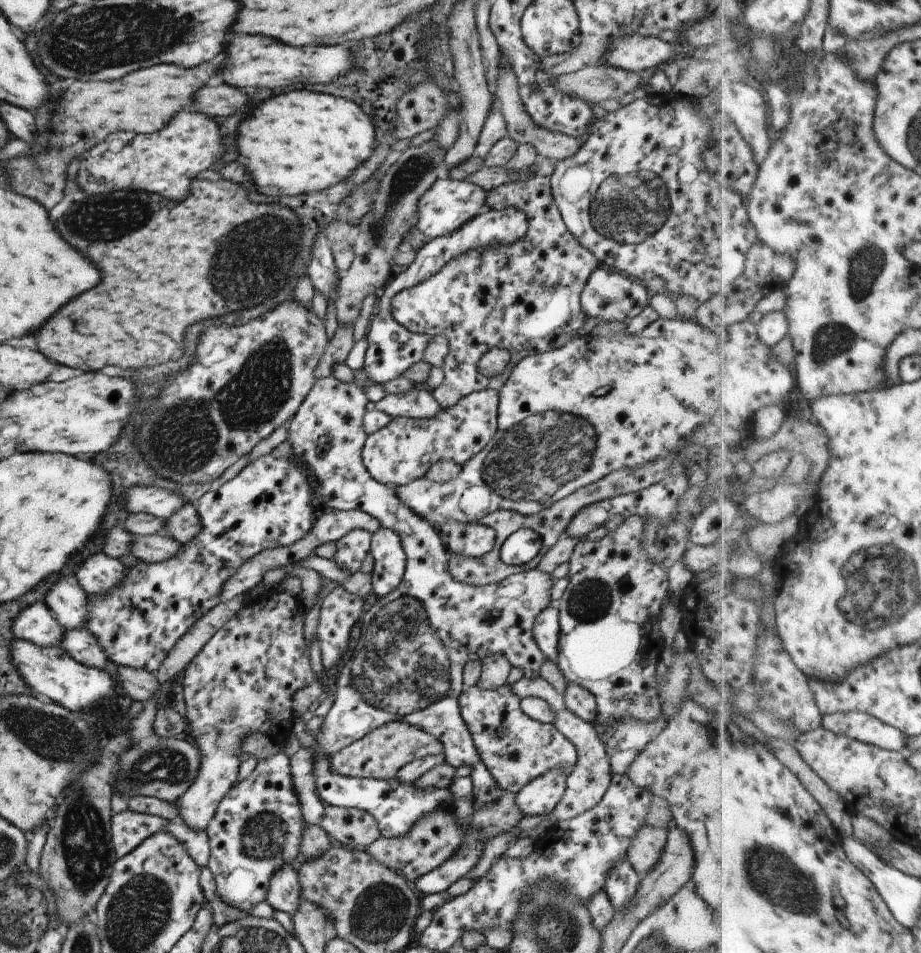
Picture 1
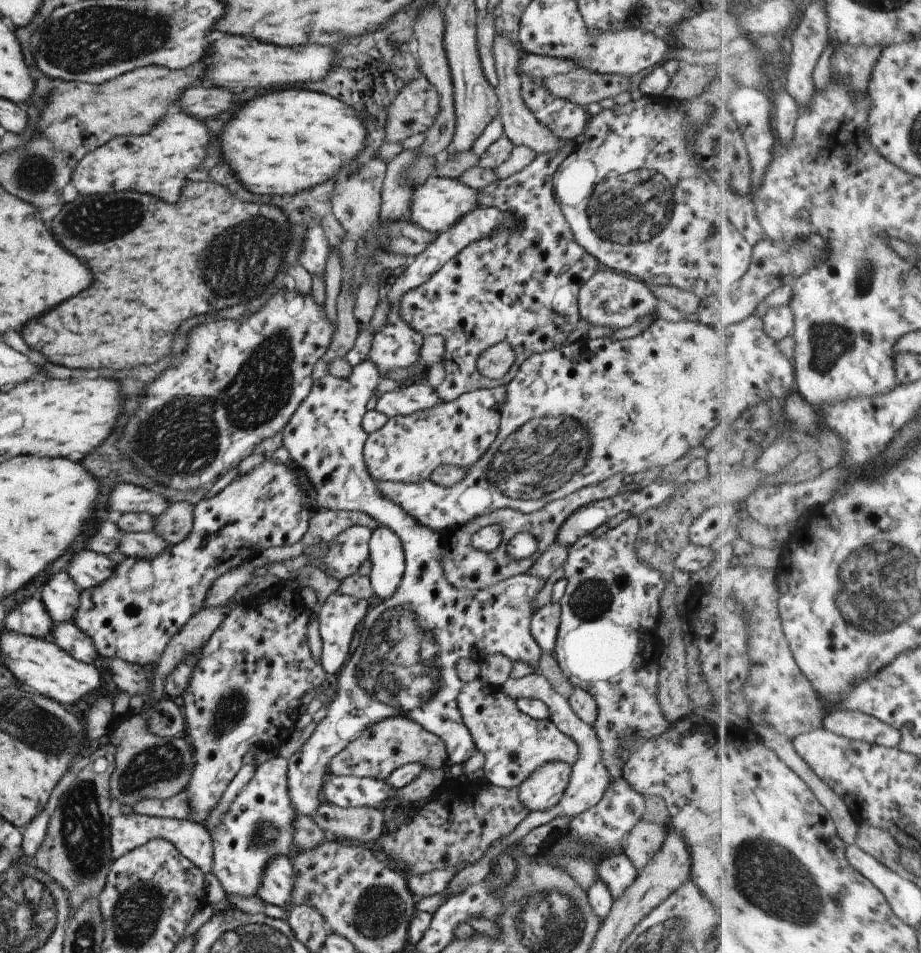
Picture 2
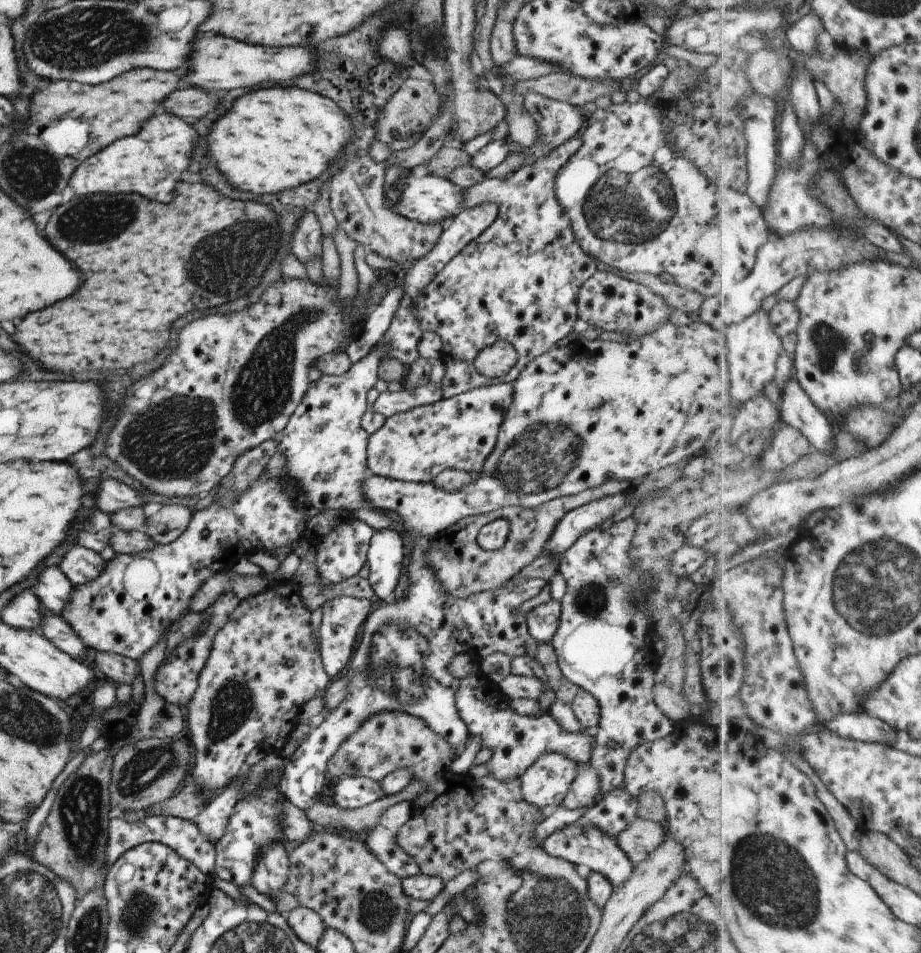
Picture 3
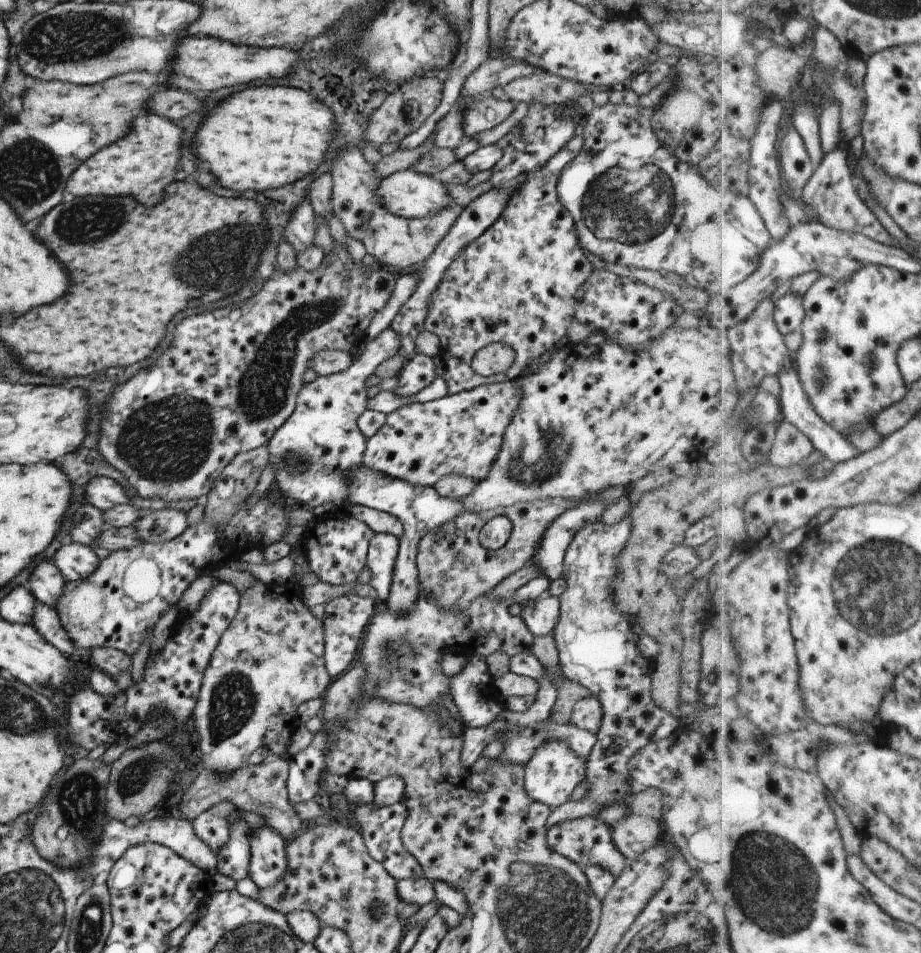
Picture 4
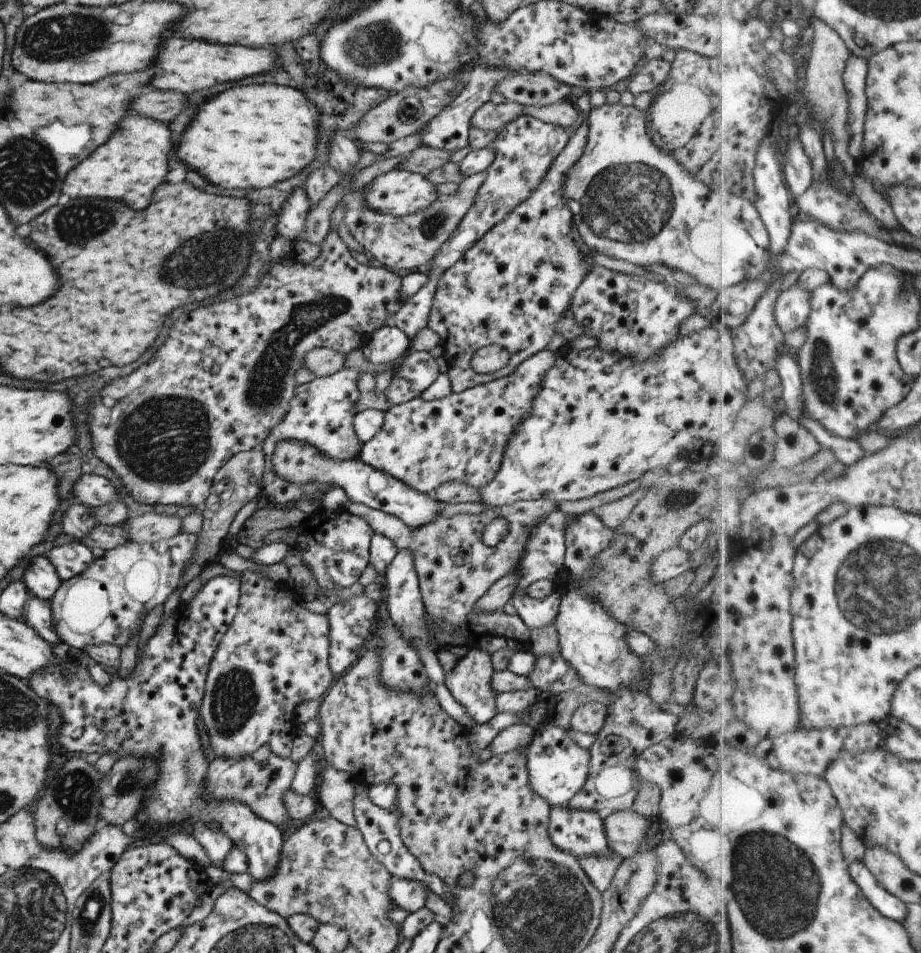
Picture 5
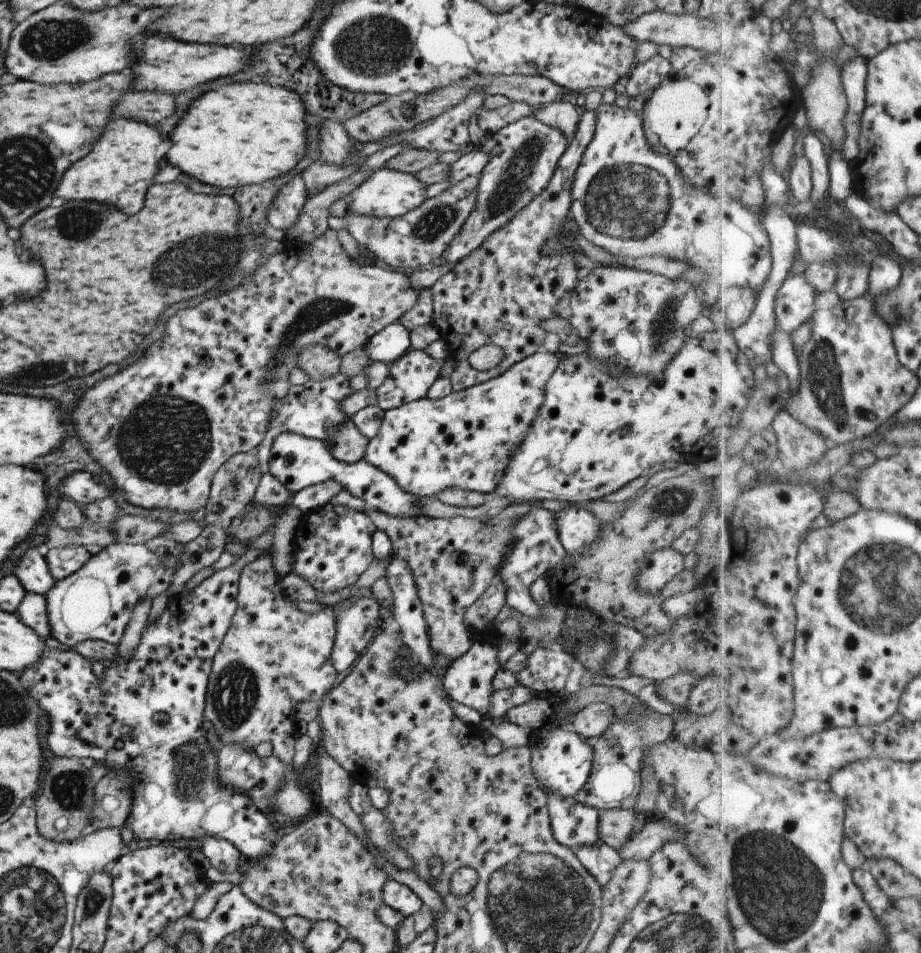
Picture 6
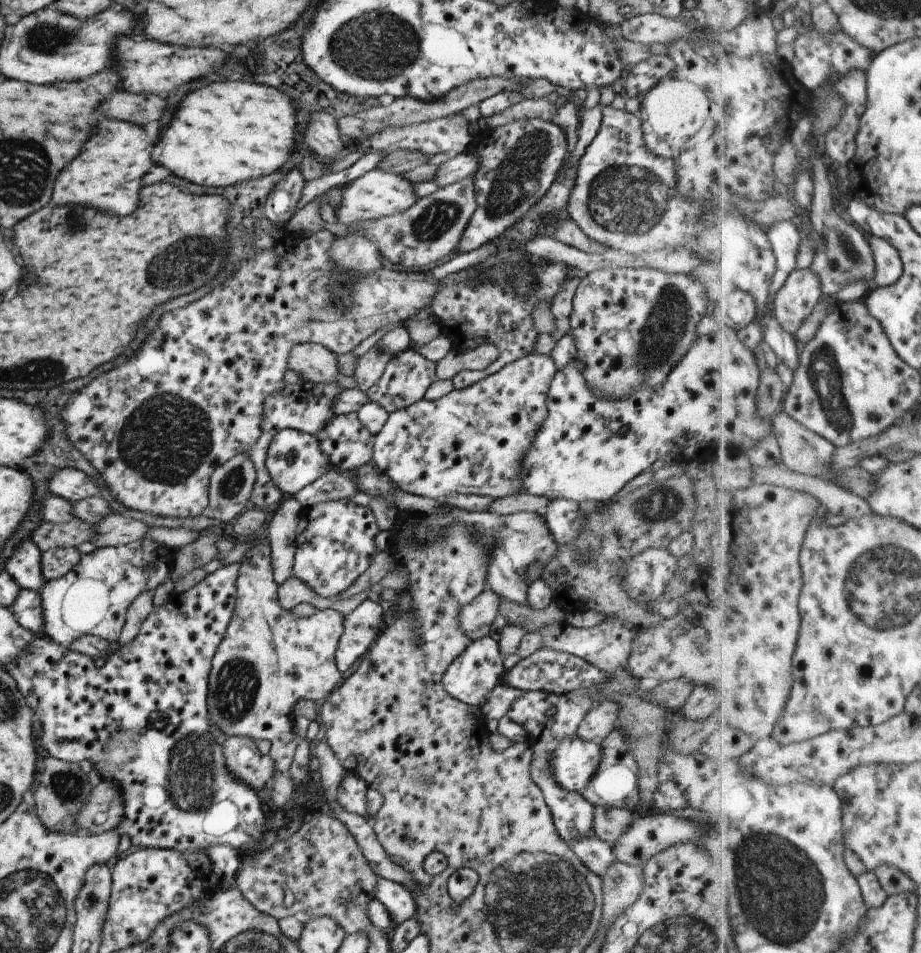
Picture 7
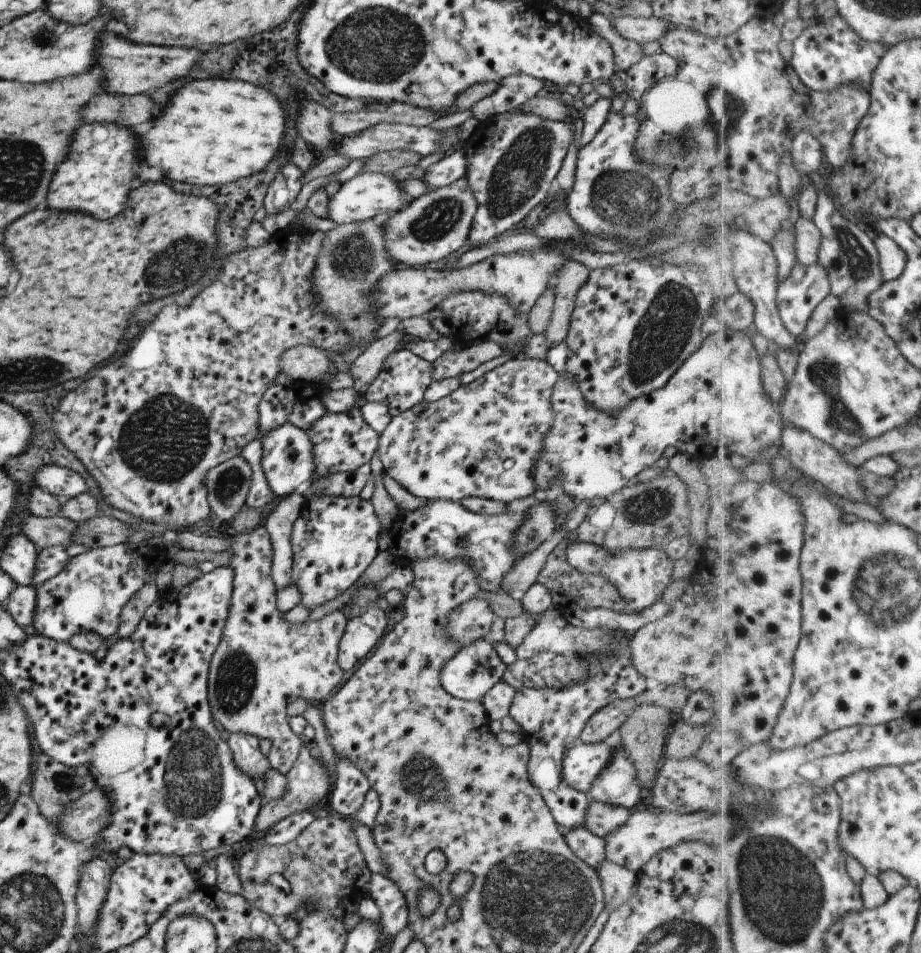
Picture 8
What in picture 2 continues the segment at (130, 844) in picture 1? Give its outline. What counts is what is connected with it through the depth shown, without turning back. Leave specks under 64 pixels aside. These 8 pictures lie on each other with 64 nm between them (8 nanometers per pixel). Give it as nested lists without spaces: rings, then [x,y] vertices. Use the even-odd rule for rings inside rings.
[[[133,813],[110,818],[110,853],[114,861],[130,850],[141,846],[149,839],[165,839],[179,851],[181,856],[190,860],[201,872],[210,872],[212,867],[212,846],[210,834],[199,824],[191,819],[164,819]]]

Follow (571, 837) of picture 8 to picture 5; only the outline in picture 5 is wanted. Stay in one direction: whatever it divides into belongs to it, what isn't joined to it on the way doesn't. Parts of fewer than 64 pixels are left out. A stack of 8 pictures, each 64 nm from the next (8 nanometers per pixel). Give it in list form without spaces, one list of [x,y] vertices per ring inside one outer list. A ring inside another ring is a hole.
[[[609,851],[604,857],[585,855],[578,858],[583,872],[600,893],[609,886],[611,877],[621,861],[622,858],[613,851]]]

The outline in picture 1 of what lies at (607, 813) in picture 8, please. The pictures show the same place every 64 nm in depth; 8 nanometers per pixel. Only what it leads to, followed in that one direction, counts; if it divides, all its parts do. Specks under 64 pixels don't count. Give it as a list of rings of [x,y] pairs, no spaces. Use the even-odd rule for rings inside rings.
[[[643,825],[631,838],[627,848],[627,862],[638,877],[645,876],[657,862],[666,843],[666,833],[664,829]]]

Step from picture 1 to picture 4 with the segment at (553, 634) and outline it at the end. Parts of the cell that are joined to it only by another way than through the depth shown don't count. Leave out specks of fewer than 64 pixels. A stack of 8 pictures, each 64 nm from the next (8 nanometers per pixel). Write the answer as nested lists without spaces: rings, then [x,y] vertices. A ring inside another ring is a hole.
[[[557,596],[527,599],[519,604],[522,604],[519,616],[533,636],[543,636],[552,632],[559,615]]]

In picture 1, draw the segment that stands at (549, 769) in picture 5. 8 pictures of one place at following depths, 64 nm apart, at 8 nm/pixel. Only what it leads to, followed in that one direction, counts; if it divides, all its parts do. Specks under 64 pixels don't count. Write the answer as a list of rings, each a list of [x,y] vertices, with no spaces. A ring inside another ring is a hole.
[[[549,770],[537,778],[533,778],[531,782],[527,782],[519,792],[514,795],[515,804],[517,808],[521,810],[523,816],[534,816],[536,821],[538,818],[543,816],[543,814],[549,814],[551,810],[559,802],[562,793],[565,789],[566,776],[561,772],[561,770]]]

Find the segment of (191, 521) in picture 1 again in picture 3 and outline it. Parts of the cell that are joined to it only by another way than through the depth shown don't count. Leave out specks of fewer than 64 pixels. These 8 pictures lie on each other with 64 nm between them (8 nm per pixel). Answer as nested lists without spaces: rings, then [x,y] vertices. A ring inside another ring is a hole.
[[[164,505],[147,517],[141,526],[148,539],[155,545],[173,542],[188,527],[191,510],[182,505]]]

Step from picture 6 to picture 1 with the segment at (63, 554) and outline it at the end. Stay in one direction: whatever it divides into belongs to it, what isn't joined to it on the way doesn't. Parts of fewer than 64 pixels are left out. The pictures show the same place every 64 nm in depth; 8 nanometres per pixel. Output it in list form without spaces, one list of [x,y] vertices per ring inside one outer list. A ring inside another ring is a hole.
[[[101,552],[86,556],[74,570],[73,576],[86,595],[107,592],[124,575],[126,568],[118,559]]]

